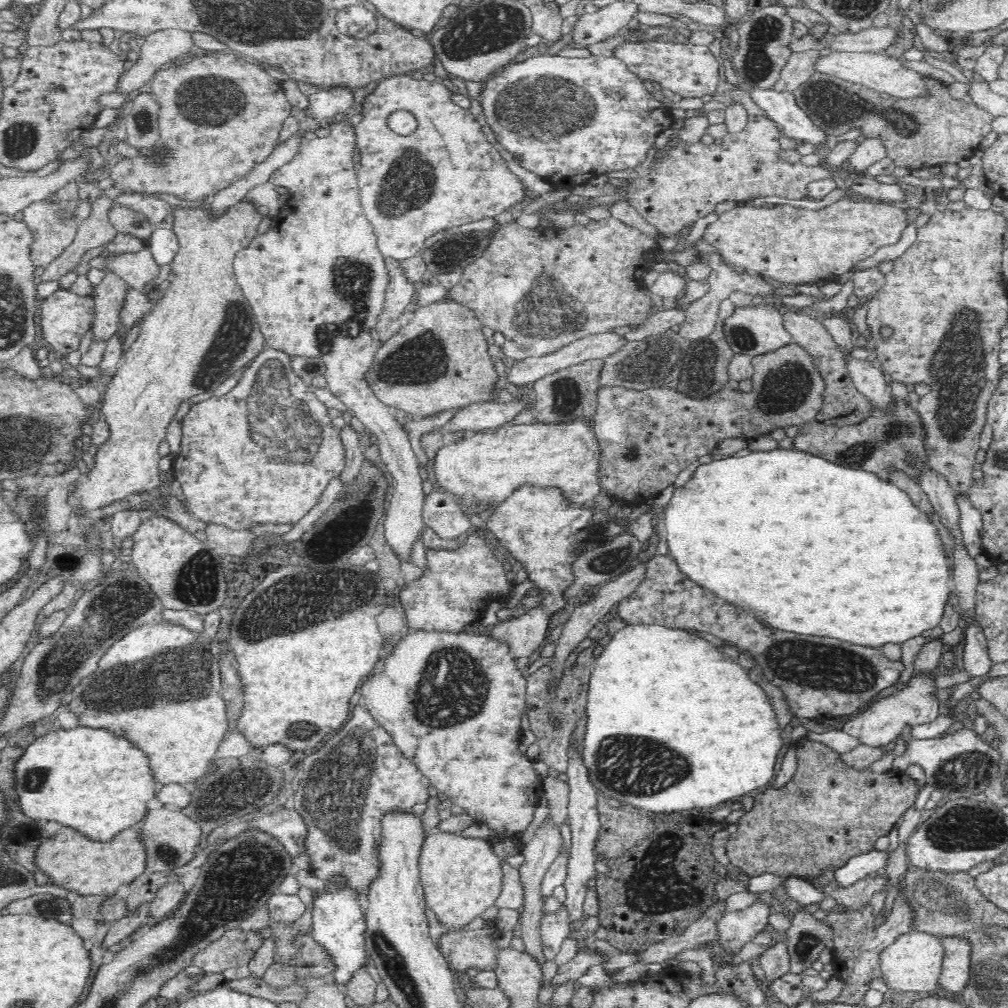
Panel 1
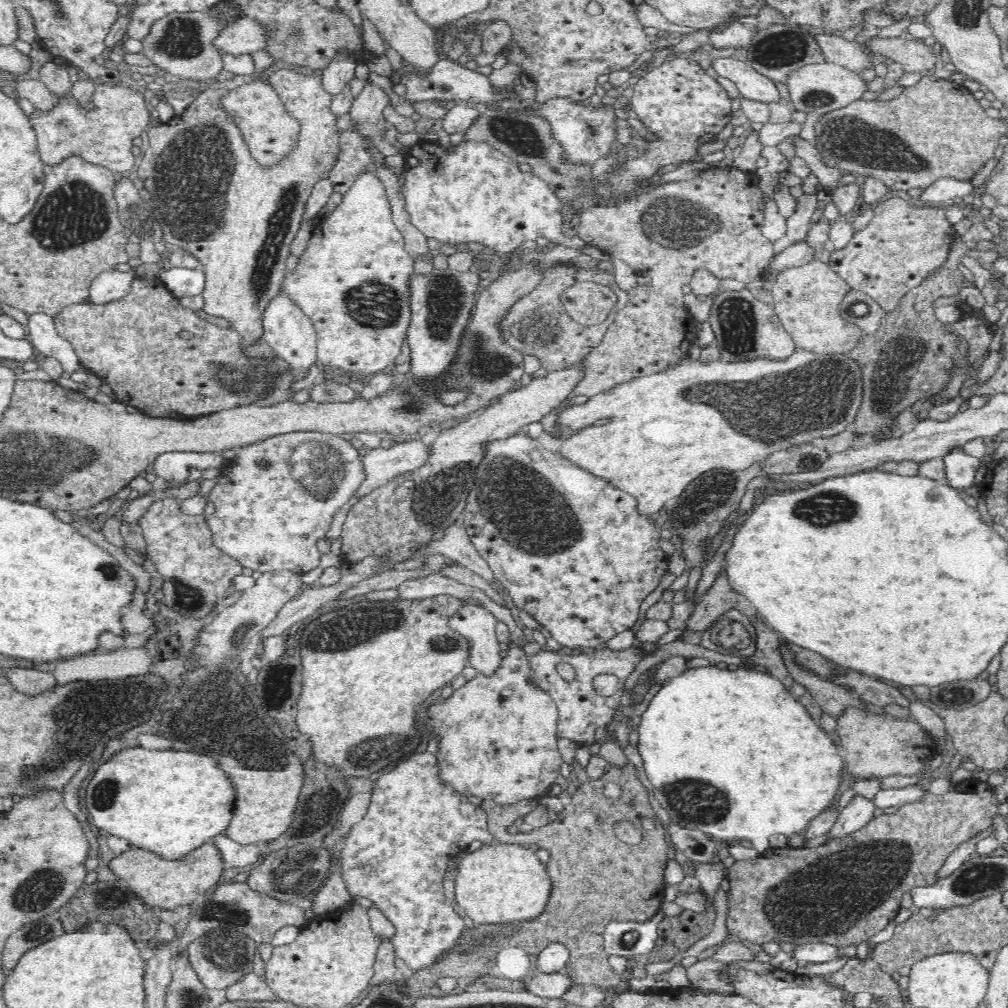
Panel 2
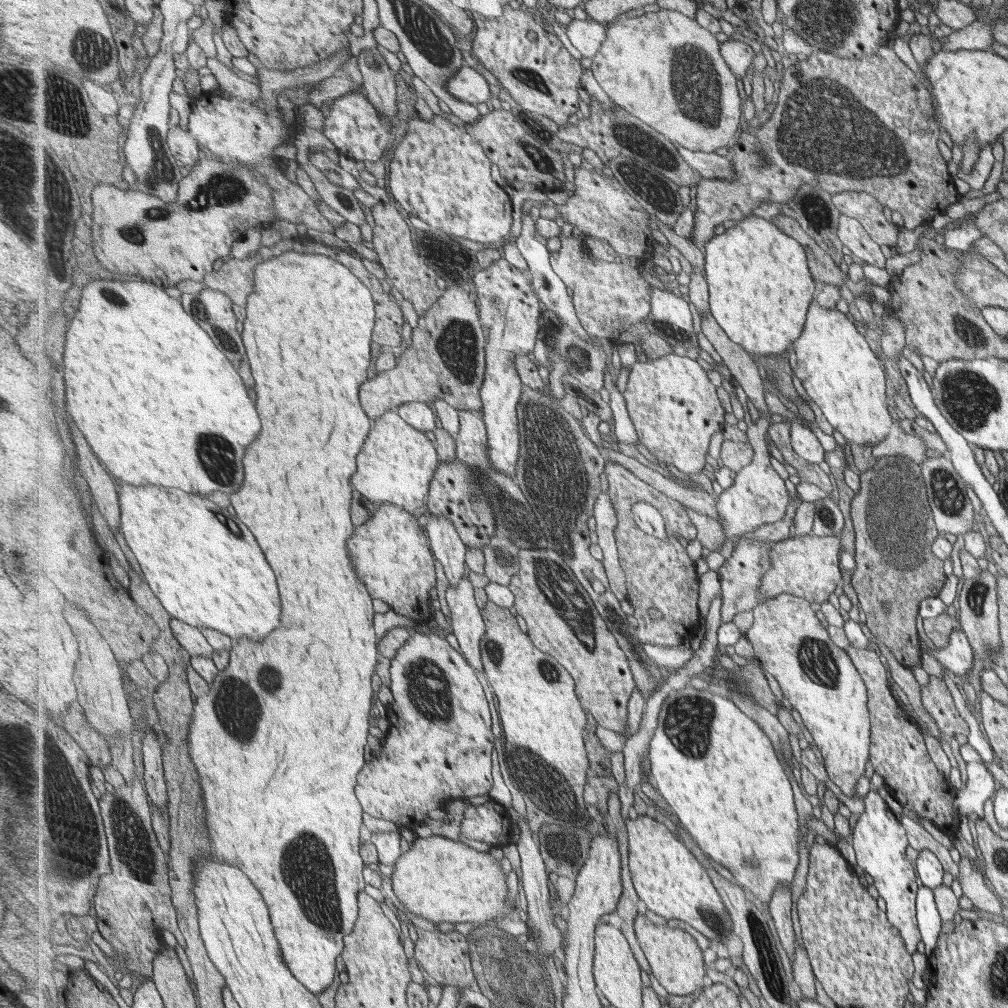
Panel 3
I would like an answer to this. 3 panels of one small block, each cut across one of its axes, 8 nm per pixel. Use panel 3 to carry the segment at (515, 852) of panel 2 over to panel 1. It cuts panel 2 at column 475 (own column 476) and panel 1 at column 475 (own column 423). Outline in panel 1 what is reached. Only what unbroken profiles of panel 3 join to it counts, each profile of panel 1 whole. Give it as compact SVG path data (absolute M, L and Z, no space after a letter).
M446 832L430 834L422 844L418 866L425 905L436 914L438 922L450 931L466 927L493 906L500 896L500 859L493 854L491 844L482 838Z

